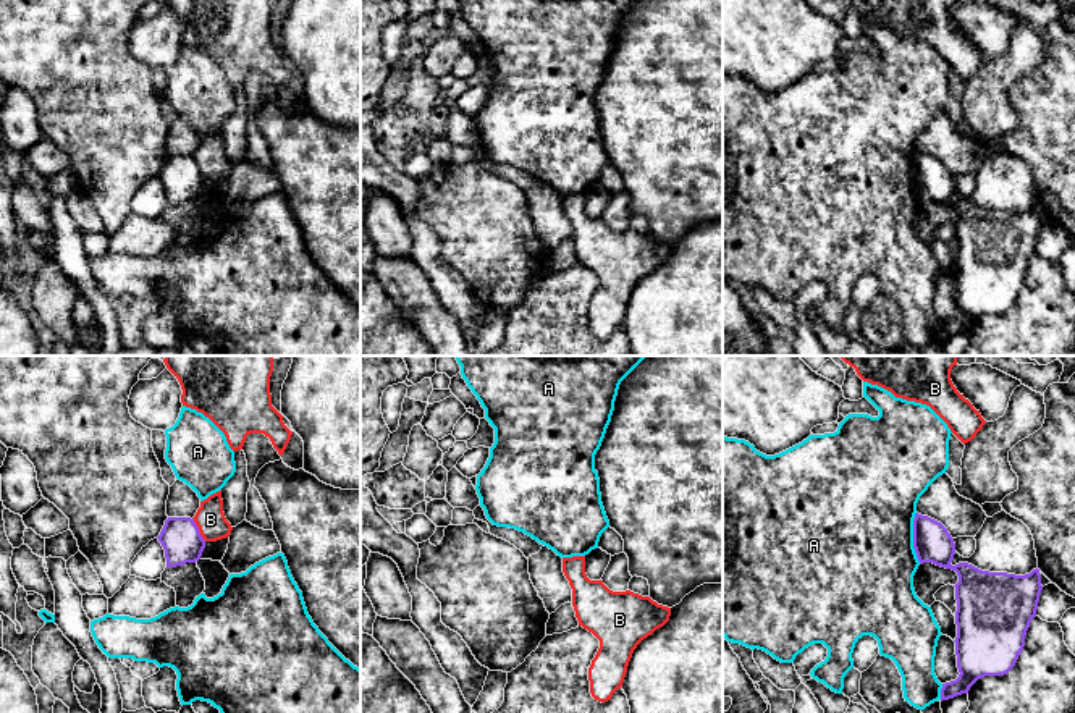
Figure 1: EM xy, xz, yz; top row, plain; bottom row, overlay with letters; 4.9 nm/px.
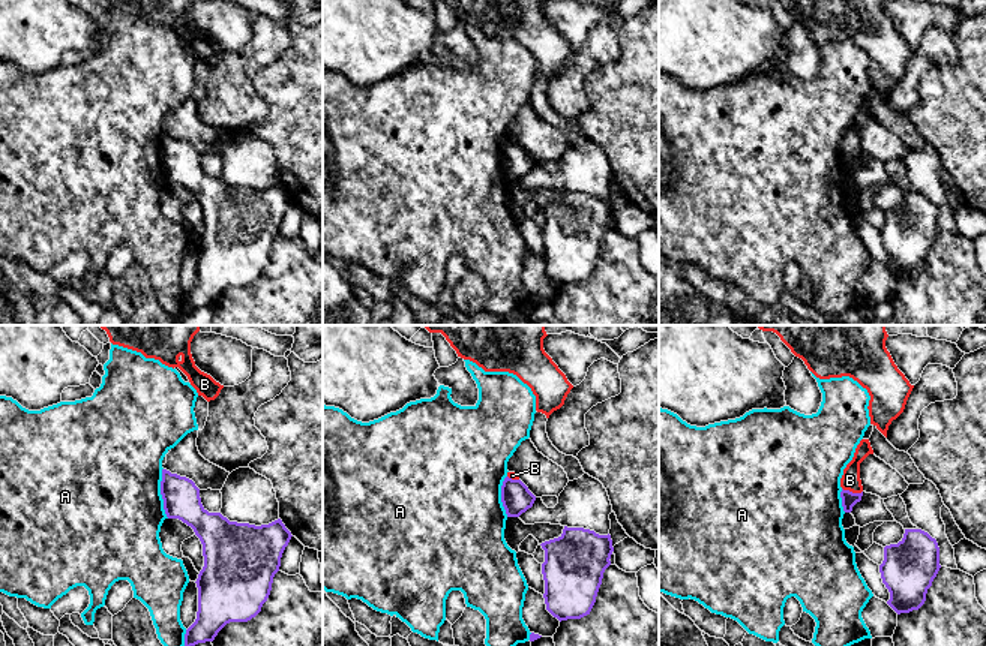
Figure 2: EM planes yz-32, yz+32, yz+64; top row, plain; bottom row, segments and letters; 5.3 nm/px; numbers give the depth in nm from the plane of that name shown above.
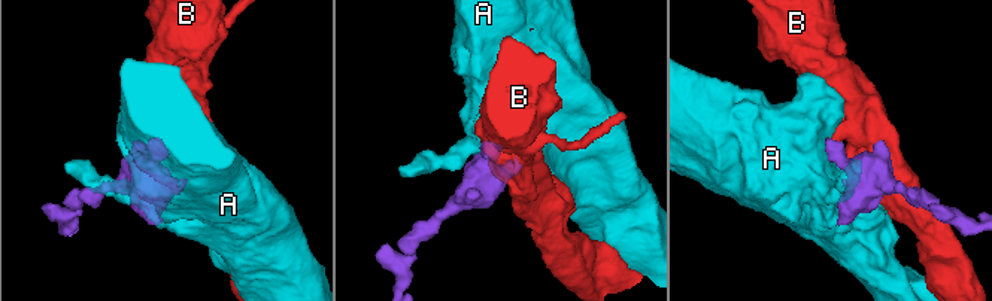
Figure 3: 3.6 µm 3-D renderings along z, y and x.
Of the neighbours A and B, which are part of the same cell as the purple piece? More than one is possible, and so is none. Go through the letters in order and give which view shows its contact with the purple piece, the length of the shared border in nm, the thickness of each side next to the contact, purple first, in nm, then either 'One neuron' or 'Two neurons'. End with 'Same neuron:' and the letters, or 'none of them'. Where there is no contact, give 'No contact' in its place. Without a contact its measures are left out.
A: Touches purple in yz. Shared border 260 nm. Thickness 190 nm (purple) against 500 nm. Two neurons
B: Touches purple in xy. Shared border 140 nm. Thickness 200 nm (purple) against 150 nm. Two neurons
Same neuron: none of them

